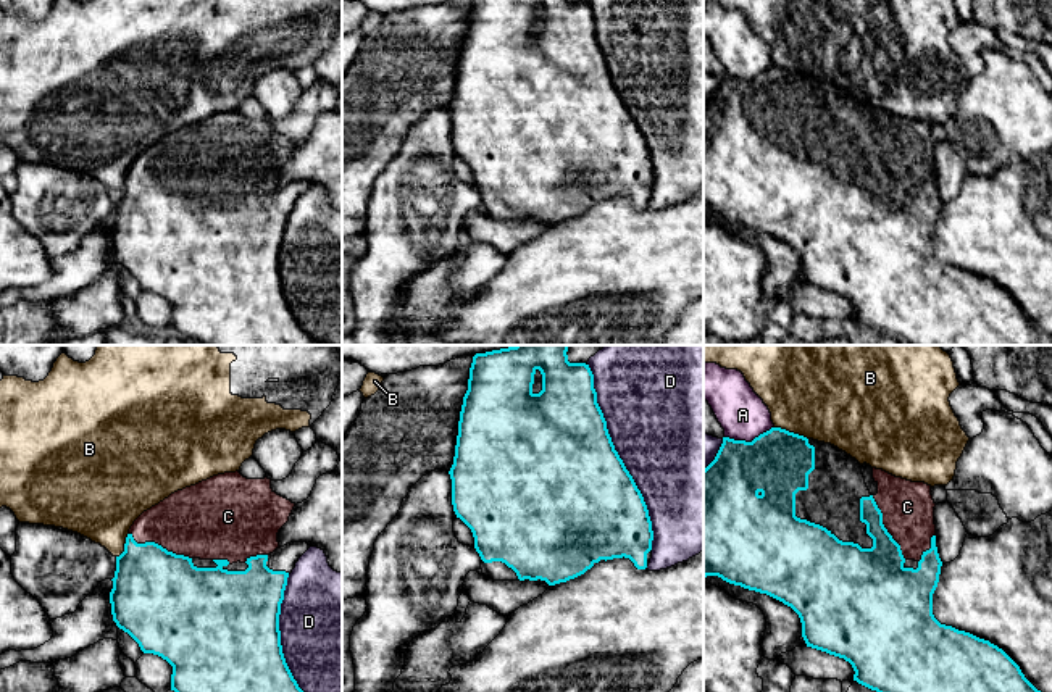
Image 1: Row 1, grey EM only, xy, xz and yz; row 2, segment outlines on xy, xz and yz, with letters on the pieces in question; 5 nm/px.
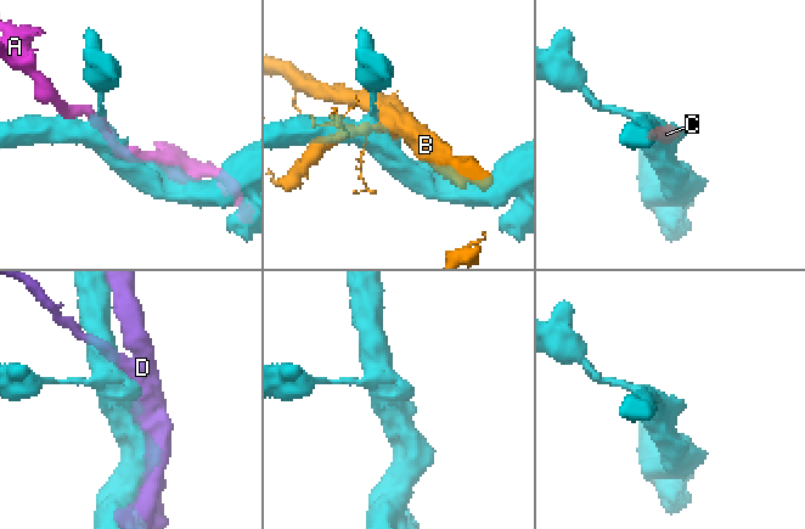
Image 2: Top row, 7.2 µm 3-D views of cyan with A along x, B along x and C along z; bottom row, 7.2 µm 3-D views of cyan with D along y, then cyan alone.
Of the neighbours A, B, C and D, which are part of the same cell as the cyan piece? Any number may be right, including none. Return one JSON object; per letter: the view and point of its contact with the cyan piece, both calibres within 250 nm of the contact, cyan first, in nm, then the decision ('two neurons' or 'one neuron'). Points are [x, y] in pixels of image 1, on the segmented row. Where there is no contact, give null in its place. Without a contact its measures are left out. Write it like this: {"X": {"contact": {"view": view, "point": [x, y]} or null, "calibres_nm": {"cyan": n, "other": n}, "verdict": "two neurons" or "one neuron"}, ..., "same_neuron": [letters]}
{"A": {"contact": {"view": "yz", "point": [749, 442]}, "calibres_nm": {"cyan": 320, "other": 240}, "verdict": "two neurons"}, "B": {"contact": {"view": "yz", "point": [791, 433]}, "calibres_nm": {"cyan": 320, "other": 480}, "verdict": "two neurons"}, "C": {"contact": {"view": "xy", "point": [160, 546]}, "calibres_nm": {"cyan": 460, "other": 380}, "verdict": "one neuron"}, "D": {"contact": {"view": "xz", "point": [618, 457]}, "calibres_nm": {"cyan": 500, "other": 480}, "verdict": "two neurons"}, "same_neuron": ["C"]}

